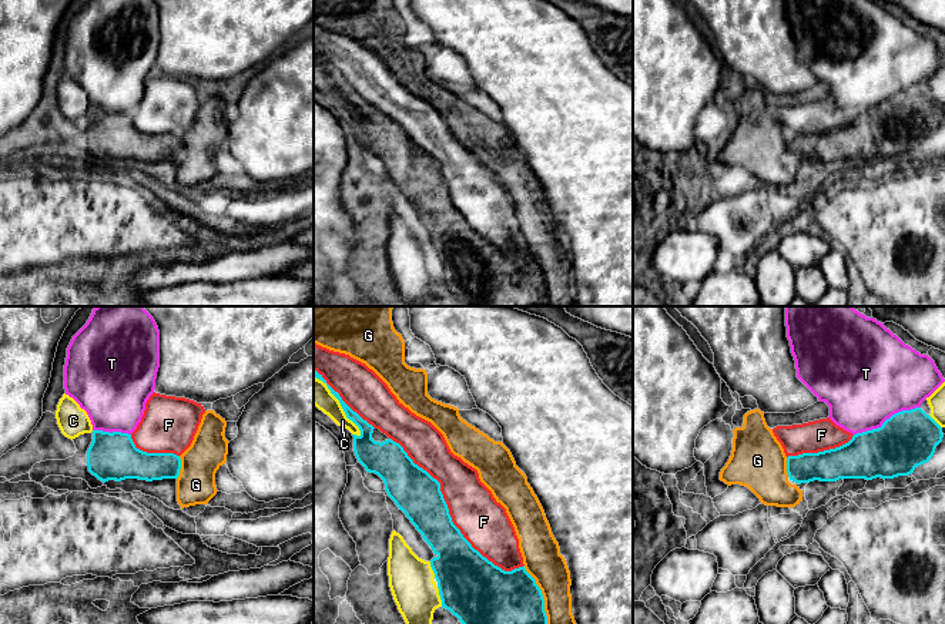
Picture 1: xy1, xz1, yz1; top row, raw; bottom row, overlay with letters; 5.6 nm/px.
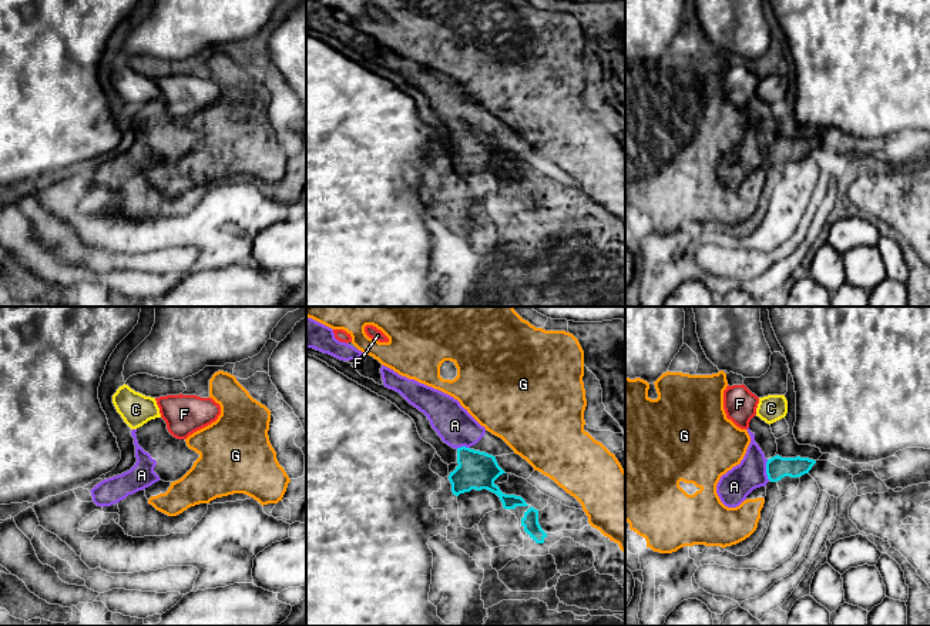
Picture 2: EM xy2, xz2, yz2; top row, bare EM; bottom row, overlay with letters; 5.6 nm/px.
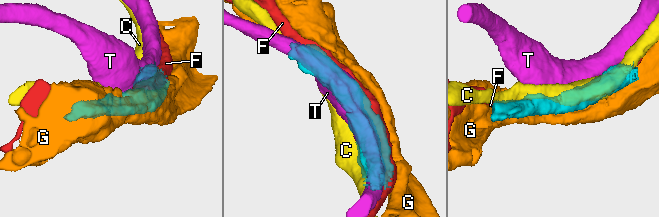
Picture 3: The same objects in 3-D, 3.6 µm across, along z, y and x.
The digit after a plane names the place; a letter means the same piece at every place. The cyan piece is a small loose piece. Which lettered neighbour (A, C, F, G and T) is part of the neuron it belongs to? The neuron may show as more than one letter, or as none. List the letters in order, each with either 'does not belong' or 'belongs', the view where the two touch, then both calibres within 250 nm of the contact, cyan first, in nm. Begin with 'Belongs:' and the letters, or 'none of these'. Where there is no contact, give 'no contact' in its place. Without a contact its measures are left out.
Belongs: A
A: belongs; contact in yz2; calibres 130 and 180 nm
C: does not belong; contact in xz1; calibres 100 and 140 nm
F: does not belong; contact in xz1; calibres 260 and 280 nm
G: does not belong; contact in xz1; calibres 300 and 220 nm
T: does not belong; contact in yz1; calibres 320 and 480 nm

